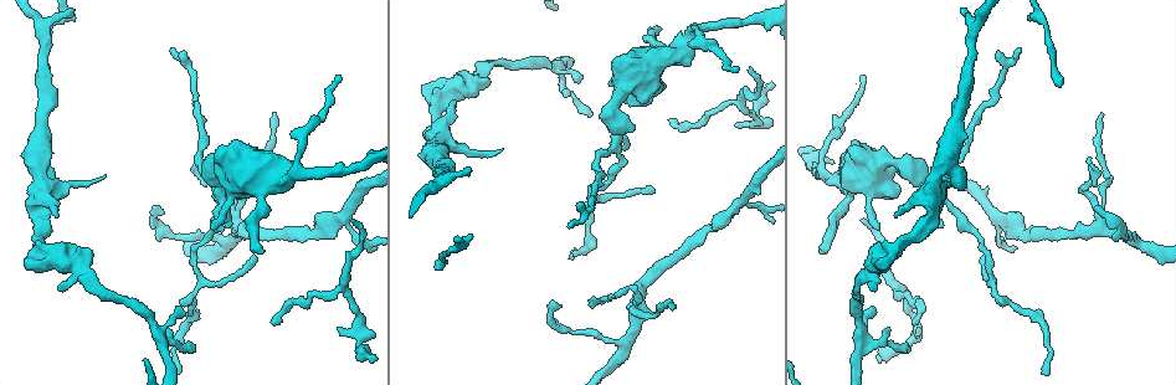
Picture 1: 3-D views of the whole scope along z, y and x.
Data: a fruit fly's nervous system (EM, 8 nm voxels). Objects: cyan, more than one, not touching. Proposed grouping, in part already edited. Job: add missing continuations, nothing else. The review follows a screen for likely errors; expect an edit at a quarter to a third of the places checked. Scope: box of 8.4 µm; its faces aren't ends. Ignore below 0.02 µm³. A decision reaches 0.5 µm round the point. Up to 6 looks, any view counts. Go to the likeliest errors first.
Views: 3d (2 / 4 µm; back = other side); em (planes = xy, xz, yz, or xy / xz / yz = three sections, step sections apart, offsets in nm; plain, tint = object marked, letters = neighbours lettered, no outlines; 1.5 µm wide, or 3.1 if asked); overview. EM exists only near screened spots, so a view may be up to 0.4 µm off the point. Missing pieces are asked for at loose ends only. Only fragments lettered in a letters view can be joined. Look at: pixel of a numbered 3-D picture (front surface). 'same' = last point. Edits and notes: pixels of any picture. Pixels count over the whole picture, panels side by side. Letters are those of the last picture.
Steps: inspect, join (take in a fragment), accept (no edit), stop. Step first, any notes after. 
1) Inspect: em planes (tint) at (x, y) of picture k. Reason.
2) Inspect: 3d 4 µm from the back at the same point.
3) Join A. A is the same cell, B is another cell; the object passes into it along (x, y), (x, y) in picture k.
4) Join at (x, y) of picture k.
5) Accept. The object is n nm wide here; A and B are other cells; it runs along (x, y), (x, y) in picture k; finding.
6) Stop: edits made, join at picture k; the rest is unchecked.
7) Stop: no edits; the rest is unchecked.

Inspect: em planes (plain) at (189, 344) of picture 1. Free end.

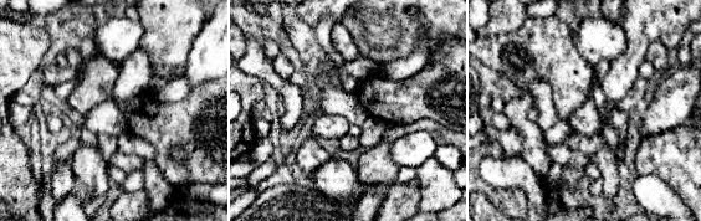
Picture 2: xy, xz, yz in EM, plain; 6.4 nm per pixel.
Inspect: em planes (letters) at the same point. See the neighbours.

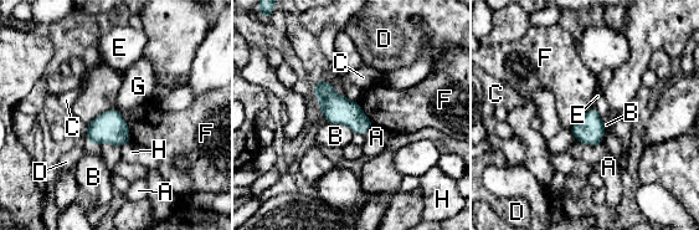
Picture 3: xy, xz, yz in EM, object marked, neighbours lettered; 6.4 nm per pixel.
Accept. A, B, C, D, E, F, G and H are other cells; a border runs along (87, 123), (116, 110), (130, 138) in picture 3; none of them fits.

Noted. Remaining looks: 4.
Inspect: em planes (letters) at (749, 71) of picture 1. Branch stops here.

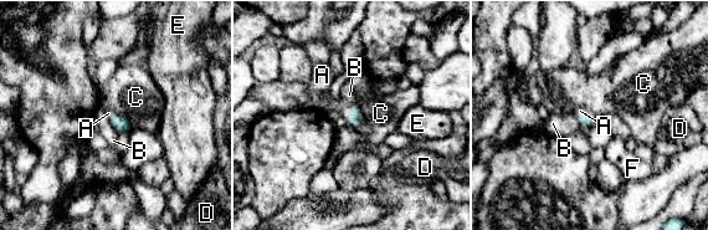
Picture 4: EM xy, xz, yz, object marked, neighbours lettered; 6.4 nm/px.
Join A. A is the same cell, B, C, D, E and F are other cells; the object passes into it along (355, 114), (349, 114), (322, 87) in picture 4; it goes on there.

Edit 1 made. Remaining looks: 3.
Inspect: 3d 4 µm at (59, 289) of picture 1. Thick end.

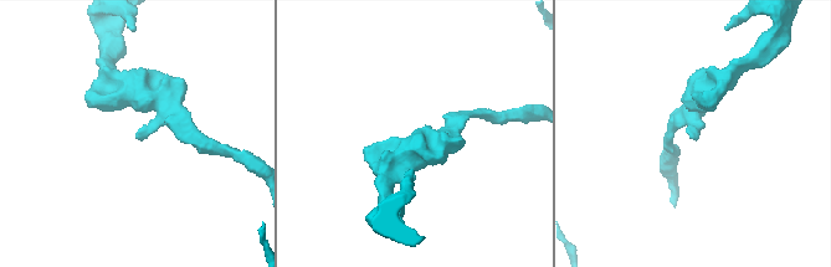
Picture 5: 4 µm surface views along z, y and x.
Inspect: em planes (tint) at (695, 139) of picture 5.

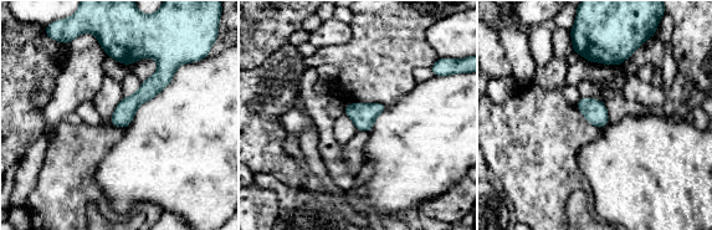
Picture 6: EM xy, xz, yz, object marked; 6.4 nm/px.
Inspect: em planes (letters) at the same point. What lies round it.

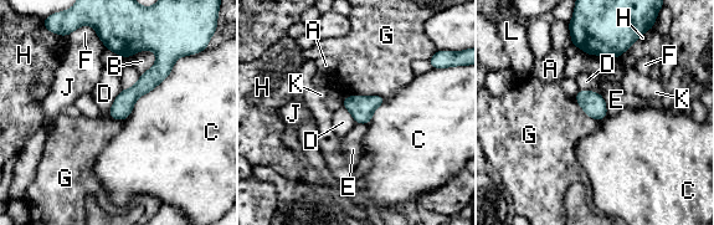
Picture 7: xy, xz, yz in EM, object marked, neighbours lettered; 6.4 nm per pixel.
Accept. A, B, C, D, E, F, G, H, J, K and L are other cells; no lettered fragment goes on from it.

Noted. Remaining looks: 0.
Stop: edits made, join at picture 4; the rest is unchecked.

